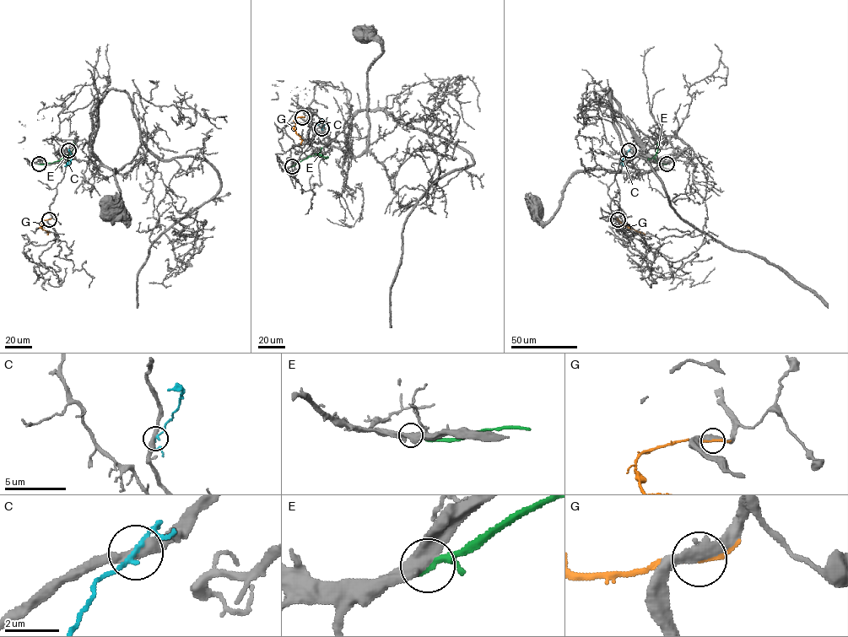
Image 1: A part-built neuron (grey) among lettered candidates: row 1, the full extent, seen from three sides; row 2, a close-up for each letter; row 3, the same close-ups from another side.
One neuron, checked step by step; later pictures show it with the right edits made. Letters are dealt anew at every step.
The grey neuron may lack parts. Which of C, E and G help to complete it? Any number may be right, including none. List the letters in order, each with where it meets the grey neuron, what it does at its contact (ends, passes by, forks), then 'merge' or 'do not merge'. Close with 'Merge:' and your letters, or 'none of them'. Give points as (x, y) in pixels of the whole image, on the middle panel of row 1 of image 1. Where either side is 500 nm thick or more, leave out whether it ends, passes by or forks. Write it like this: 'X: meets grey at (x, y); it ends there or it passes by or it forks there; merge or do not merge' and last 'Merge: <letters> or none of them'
C: meets grey at (321, 128); it passes by; merge
E: meets grey at (292, 166); it passes by; do not merge
G: meets grey at (302, 117); it passes by; do not merge
Merge: C

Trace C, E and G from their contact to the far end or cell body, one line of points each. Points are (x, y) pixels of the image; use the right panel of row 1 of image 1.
C: (629, 150), (620, 163), (625, 166)
E: (667, 164), (654, 159), (658, 140)
G: (617, 219), (645, 234)

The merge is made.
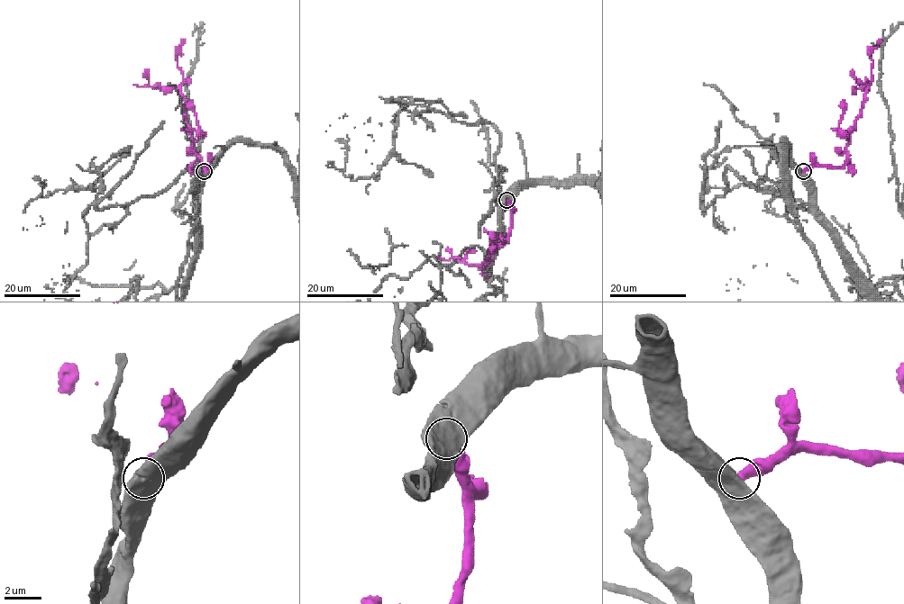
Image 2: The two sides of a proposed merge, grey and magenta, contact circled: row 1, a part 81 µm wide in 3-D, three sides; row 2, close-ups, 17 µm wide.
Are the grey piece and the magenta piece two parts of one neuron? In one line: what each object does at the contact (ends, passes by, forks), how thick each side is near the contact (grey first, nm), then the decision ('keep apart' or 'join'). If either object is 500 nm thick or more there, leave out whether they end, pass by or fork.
950 nm thick on the grey side, 550 nm on the other; keep apart

